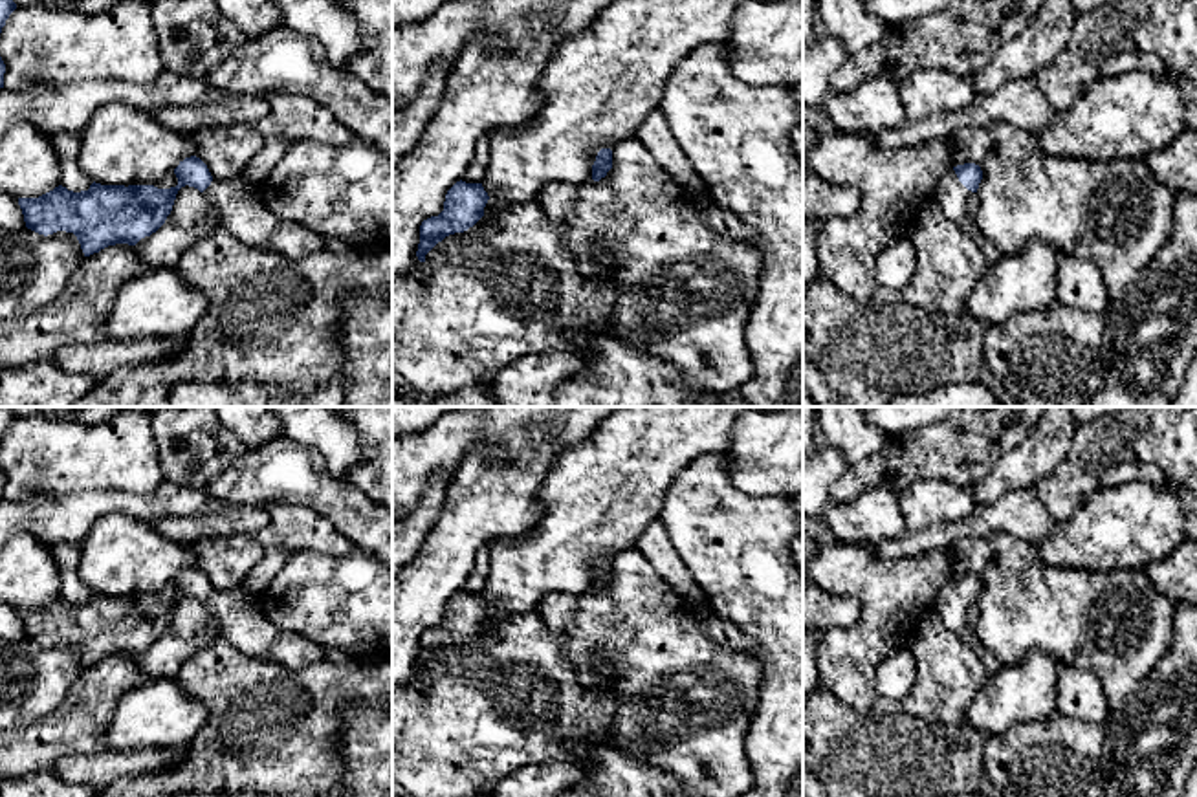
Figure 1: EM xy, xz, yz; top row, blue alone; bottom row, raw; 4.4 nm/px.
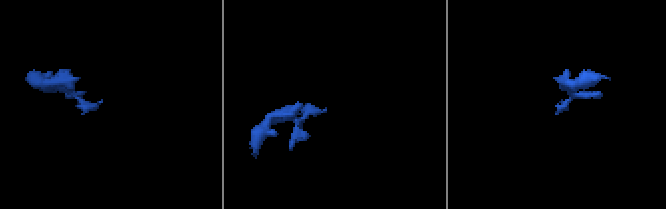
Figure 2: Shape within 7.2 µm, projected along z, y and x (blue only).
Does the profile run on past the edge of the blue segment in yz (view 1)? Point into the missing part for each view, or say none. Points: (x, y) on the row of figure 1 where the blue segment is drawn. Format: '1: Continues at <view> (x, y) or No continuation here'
1: Continues at yz (952, 196)

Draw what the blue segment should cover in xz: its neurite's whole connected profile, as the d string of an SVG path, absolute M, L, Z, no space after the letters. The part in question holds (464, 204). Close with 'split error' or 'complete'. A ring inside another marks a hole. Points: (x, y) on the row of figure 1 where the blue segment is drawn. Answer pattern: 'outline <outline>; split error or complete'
outline M456 181L445 194L444 211L420 225L418 260L425 262L425 255L445 236L473 227L484 216L488 200L482 183Z; complete

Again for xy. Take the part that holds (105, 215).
outline M185 158L174 169L178 185L101 185L73 192L59 185L38 198L18 198L26 227L38 235L73 233L84 257L115 244L136 246L156 233L172 211L176 194L189 185L216 209L220 227L246 246L288 258L326 251L326 238L275 216L266 209L255 187L244 178L214 180L207 165Z; split error

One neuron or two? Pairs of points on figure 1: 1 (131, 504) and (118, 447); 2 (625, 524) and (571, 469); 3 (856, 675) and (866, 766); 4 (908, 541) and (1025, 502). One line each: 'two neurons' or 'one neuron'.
1: two neurons
2: one neuron
3: two neurons
4: one neuron

